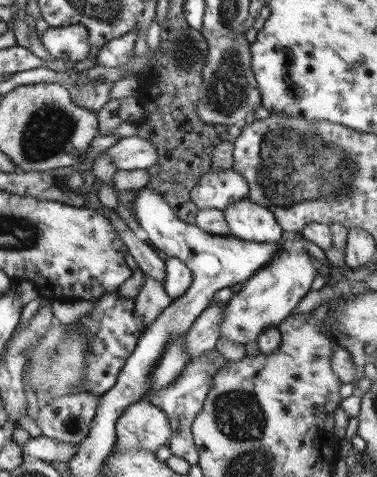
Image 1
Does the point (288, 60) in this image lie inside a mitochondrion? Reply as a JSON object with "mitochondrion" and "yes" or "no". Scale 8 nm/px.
{"mitochondrion":"no"}

